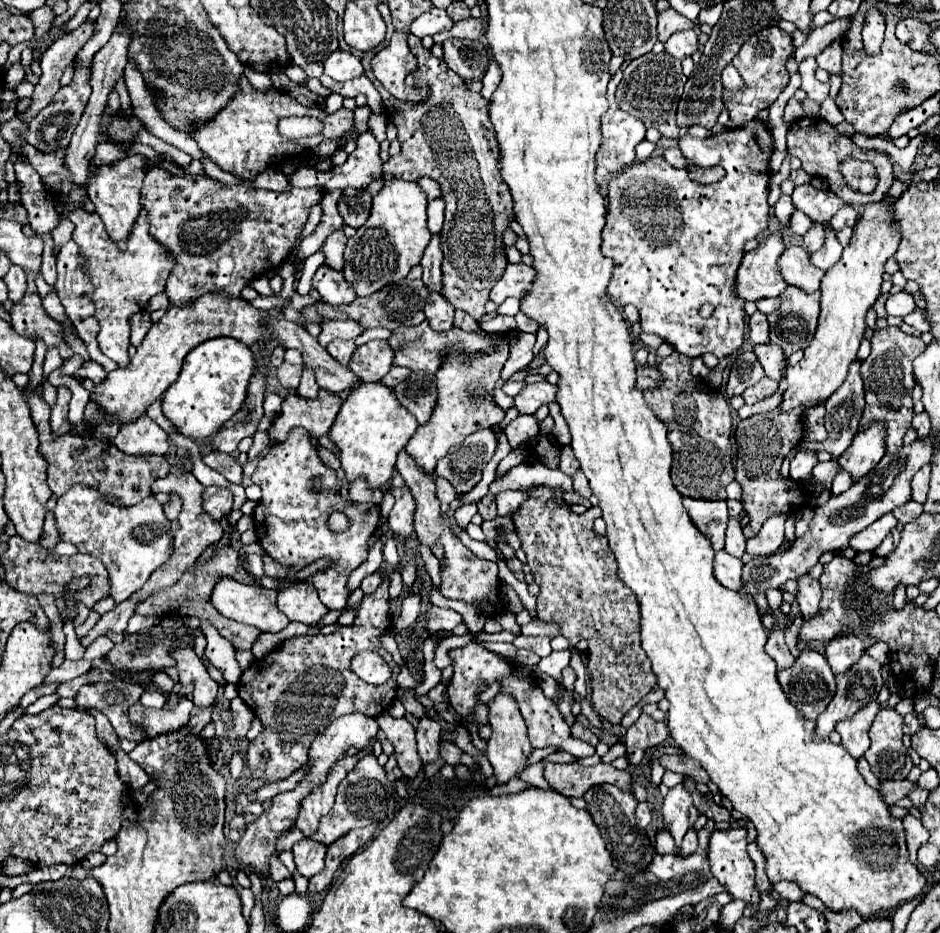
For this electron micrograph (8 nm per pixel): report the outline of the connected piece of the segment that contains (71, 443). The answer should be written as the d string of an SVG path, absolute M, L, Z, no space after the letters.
M36 340L34 366L28 372L28 386L24 386L22 392L26 392L26 402L30 404L32 420L38 430L38 438L40 438L38 452L48 462L46 484L50 486L52 494L58 498L58 496L66 494L74 484L92 484L92 488L98 488L98 492L102 492L106 496L106 500L110 500L110 504L118 504L118 506L134 506L140 500L144 500L146 496L150 496L150 484L154 480L166 476L170 470L170 464L166 462L164 456L150 456L150 460L128 456L128 454L120 452L112 442L100 440L94 436L92 438L84 438L78 434L52 436L50 424L48 424L50 406L44 402L44 398L40 394L36 394L36 388L44 380L44 376L42 376L44 354L46 354L46 346L42 344L42 340Z

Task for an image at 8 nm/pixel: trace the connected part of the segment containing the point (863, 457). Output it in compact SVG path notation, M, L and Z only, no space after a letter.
M868 424L858 432L850 448L838 458L842 470L850 472L854 480L870 472L880 458L886 454L886 426L884 424Z

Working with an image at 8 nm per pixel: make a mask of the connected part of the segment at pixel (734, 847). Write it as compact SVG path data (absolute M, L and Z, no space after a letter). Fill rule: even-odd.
M730 828L730 830L714 830L710 834L710 846L708 846L708 860L710 870L718 878L720 884L728 888L728 894L732 898L744 900L748 906L758 906L760 892L754 888L754 864L746 850L746 830L744 828Z

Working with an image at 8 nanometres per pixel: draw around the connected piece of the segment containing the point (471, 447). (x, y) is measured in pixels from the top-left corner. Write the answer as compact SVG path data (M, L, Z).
M482 430L466 436L460 446L438 460L434 474L448 480L456 494L470 492L482 478L482 468L490 462L496 450L496 438L492 430Z

